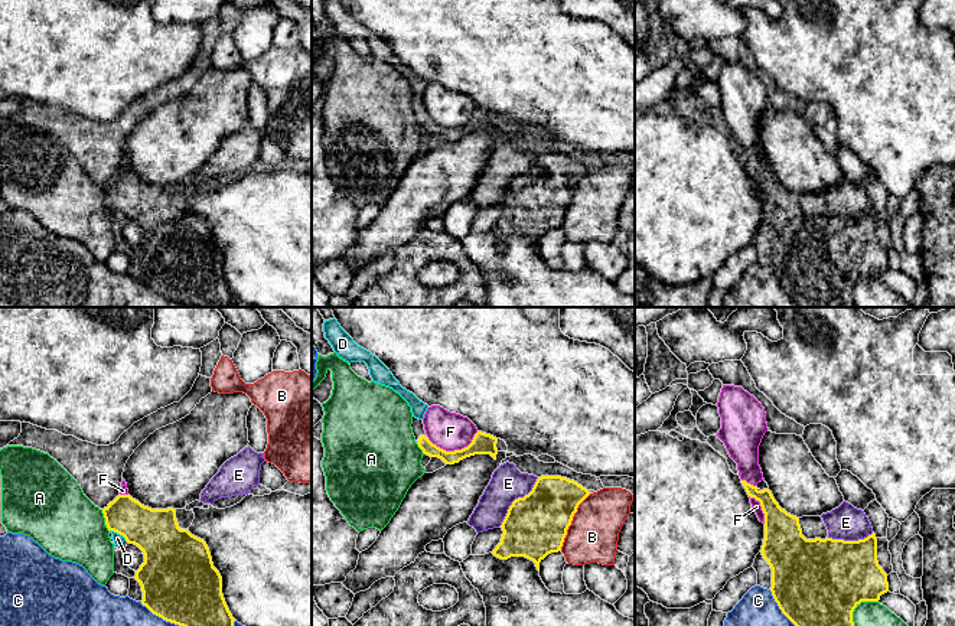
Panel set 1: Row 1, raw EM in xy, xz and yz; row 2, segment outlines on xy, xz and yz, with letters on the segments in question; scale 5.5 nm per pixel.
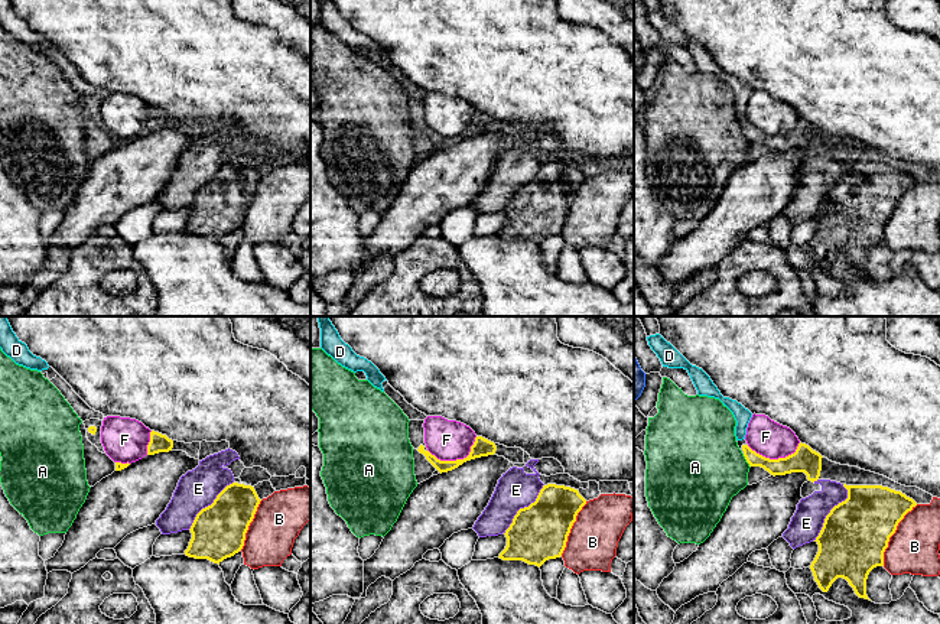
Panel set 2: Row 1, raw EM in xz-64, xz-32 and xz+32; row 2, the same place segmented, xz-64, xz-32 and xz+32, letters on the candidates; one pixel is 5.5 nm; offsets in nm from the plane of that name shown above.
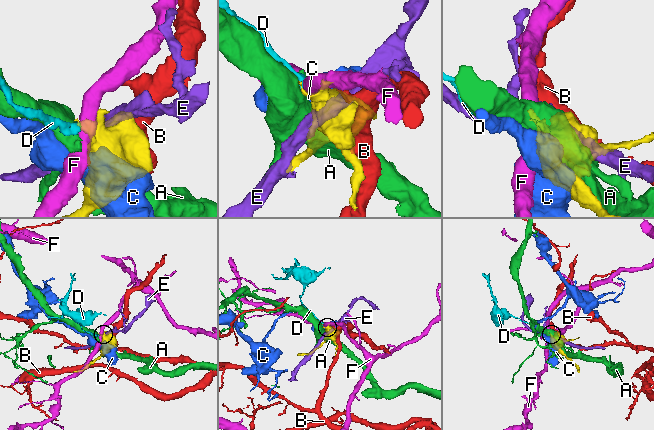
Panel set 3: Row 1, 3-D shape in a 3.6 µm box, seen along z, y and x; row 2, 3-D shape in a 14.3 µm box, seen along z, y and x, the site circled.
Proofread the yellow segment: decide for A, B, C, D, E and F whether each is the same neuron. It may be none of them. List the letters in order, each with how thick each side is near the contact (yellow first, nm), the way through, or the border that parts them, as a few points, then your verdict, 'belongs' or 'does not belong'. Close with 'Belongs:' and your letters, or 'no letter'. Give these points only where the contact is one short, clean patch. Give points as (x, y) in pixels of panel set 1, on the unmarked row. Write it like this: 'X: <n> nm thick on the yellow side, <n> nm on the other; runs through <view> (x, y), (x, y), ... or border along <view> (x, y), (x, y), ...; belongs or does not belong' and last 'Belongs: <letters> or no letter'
A: 220 nm thick on the yellow side, 380 nm on the other; does not belong
B: 360 nm thick on the yellow side, 280 nm on the other; does not belong
C: 420 nm thick on the yellow side, 360 nm on the other; does not belong
D: 260 nm thick on the yellow side, 50 nm on the other; border along xy (110, 206), (126, 217); does not belong
E: 360 nm thick on the yellow side, 190 nm on the other; does not belong
F: 120 nm thick on the yellow side, 220 nm on the other; border along xz (478, 108), (466, 123), (453, 127), (443, 127), (427, 116); does not belong
Belongs: no letter

